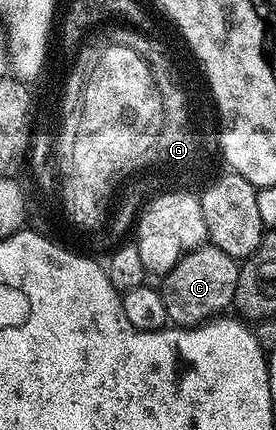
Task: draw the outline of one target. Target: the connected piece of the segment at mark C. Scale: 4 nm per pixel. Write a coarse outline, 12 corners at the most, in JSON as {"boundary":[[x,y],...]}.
{"boundary":[[210,243],[161,281],[168,322],[226,314],[240,262]]}

